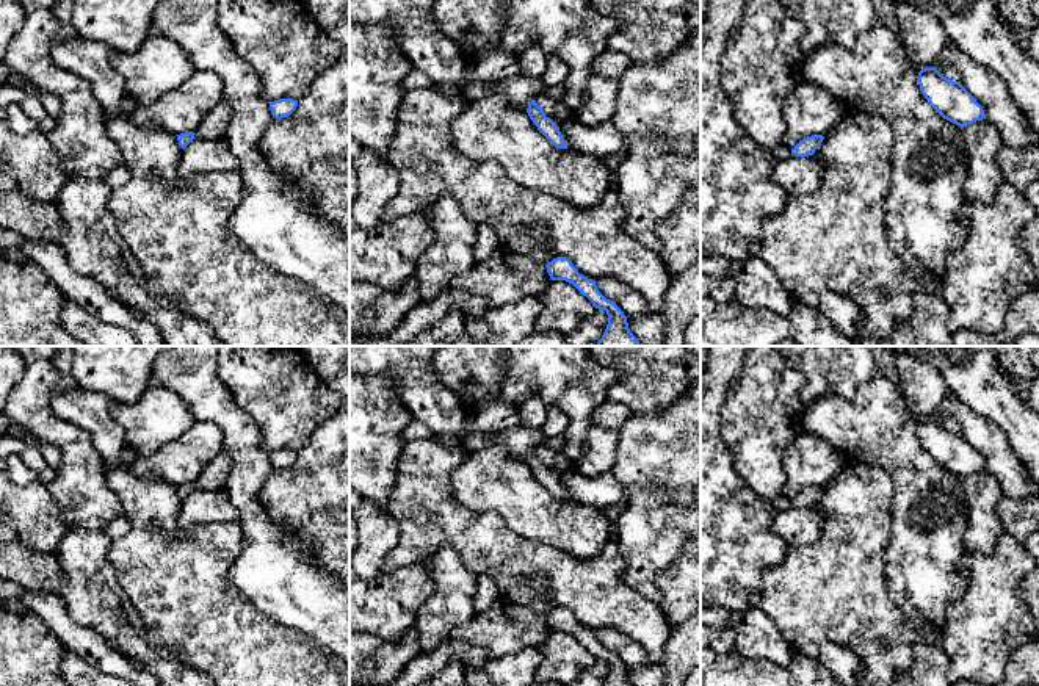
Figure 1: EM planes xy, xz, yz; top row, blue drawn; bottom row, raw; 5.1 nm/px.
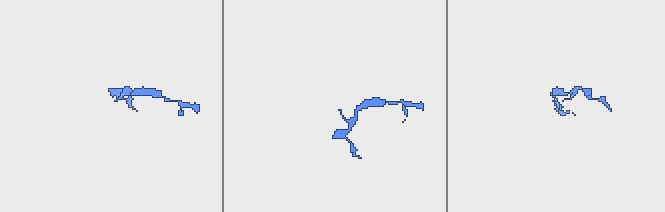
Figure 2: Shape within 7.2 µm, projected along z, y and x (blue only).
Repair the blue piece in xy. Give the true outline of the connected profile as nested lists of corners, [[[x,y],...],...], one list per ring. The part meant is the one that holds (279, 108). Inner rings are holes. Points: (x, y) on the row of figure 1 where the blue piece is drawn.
[[[279,99],[274,102],[270,102],[270,110],[273,117],[282,119],[290,116],[298,107],[298,100],[293,99]]]

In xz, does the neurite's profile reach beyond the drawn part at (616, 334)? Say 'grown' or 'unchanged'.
unchanged

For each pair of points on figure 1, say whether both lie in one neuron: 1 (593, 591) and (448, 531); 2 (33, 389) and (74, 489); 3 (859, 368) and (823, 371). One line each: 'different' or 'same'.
1: same
2: same
3: same

